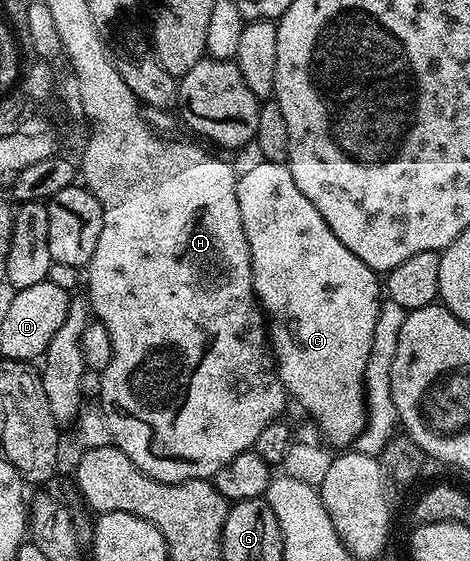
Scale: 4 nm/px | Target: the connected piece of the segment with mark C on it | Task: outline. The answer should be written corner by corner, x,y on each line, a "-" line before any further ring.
258,162
253,164
244,175
242,172
238,176
235,192
238,204
241,205
241,219
245,225
246,237
251,250
251,268
255,271
253,273
255,297
259,301
260,308
265,312
265,319
269,324
269,343
273,348
273,358
277,364
279,380
282,381
288,396
294,402
296,399
311,414
311,419
319,426
320,433
328,439
326,442
332,448
343,449
354,444
366,425
364,375
369,351
373,344
374,325
377,324
381,302
381,279
376,271
369,269
369,265
365,265
365,261
361,261
361,257
353,257
353,253
349,253
349,249
345,245
341,245
341,241
337,241
333,229
329,229
329,225
325,225
325,217
321,217
321,213
317,213
313,201
309,201
309,197
305,197
305,193
301,193
301,189
297,189
297,181
293,181
293,173
286,163

